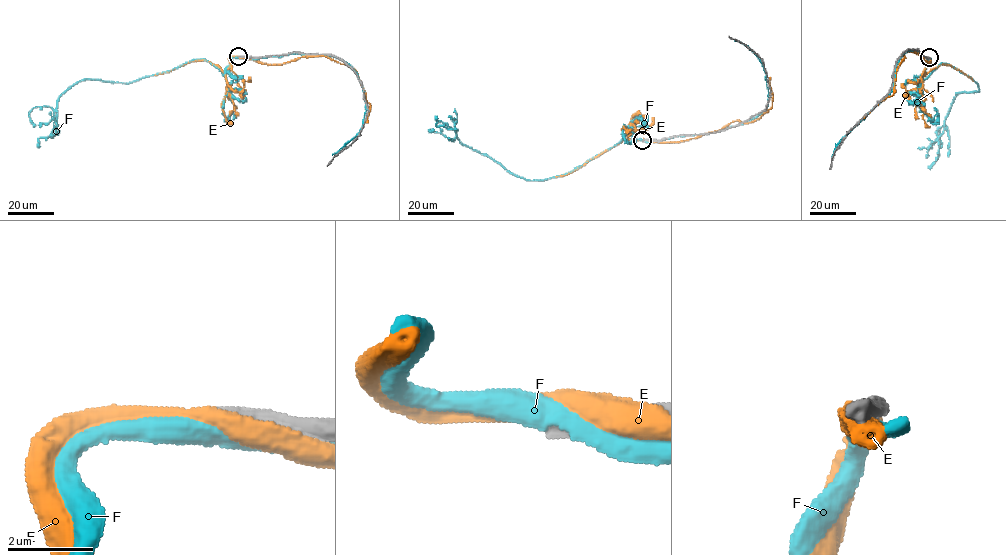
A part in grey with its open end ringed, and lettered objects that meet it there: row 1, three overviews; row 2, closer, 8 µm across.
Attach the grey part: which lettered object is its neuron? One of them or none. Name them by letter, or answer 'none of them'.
none of them

